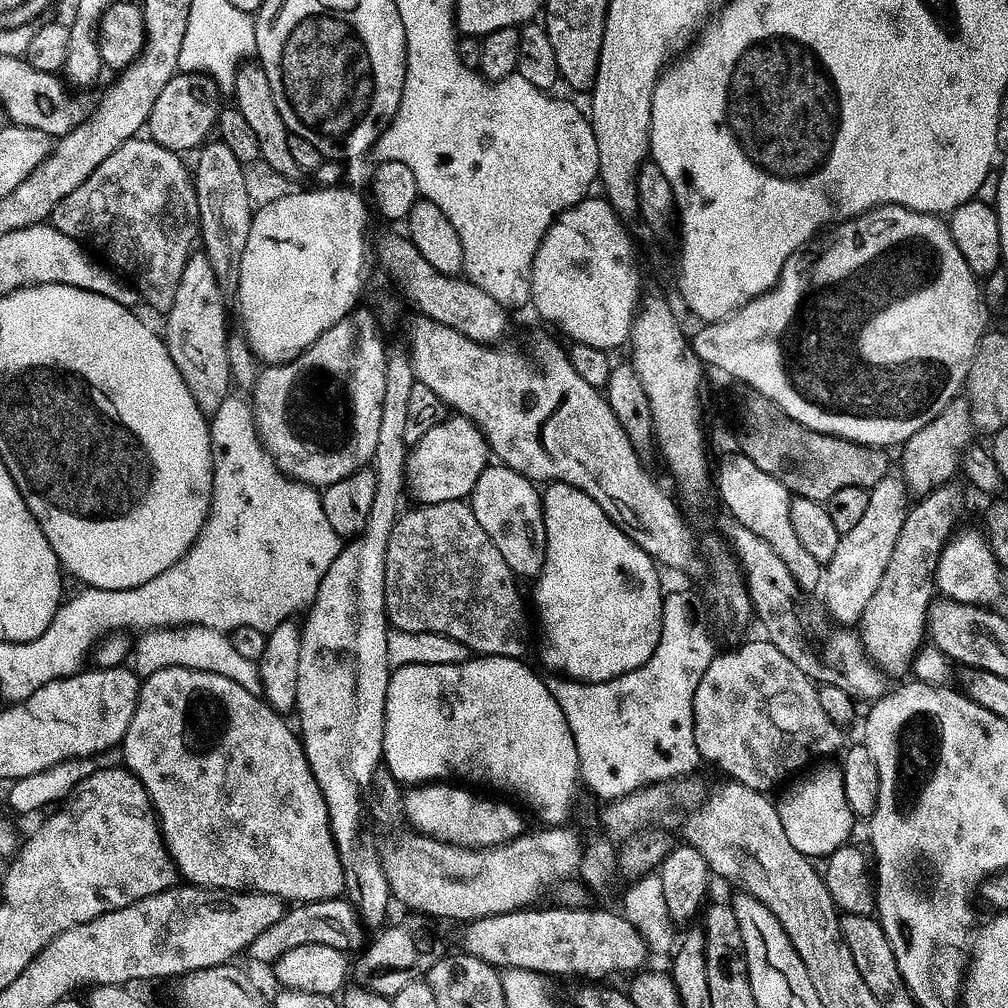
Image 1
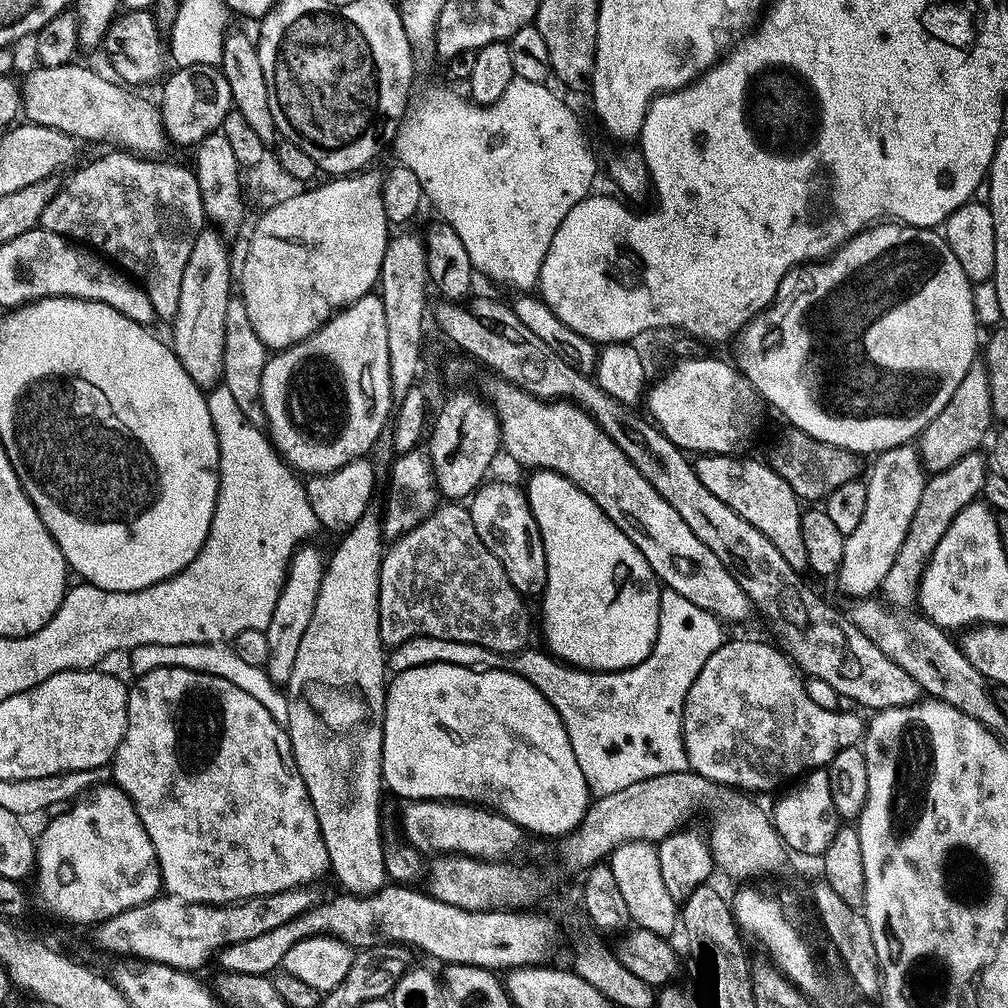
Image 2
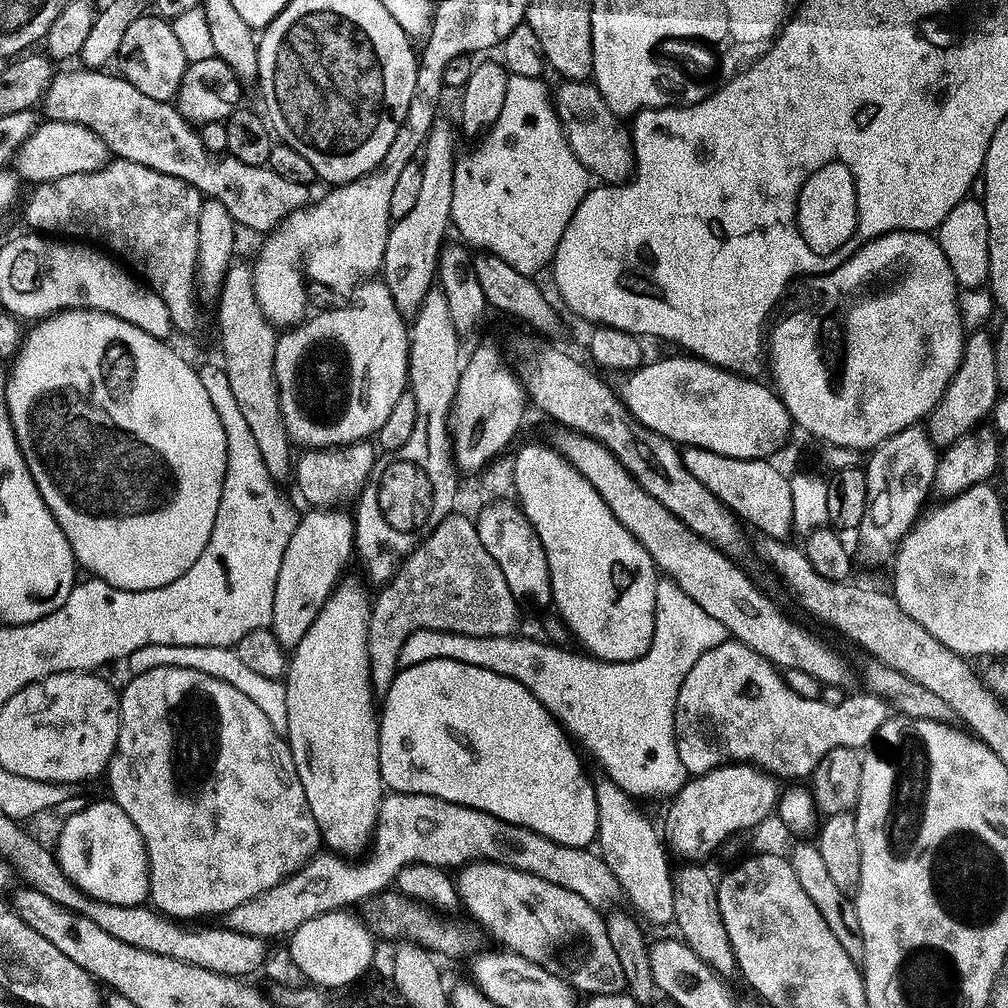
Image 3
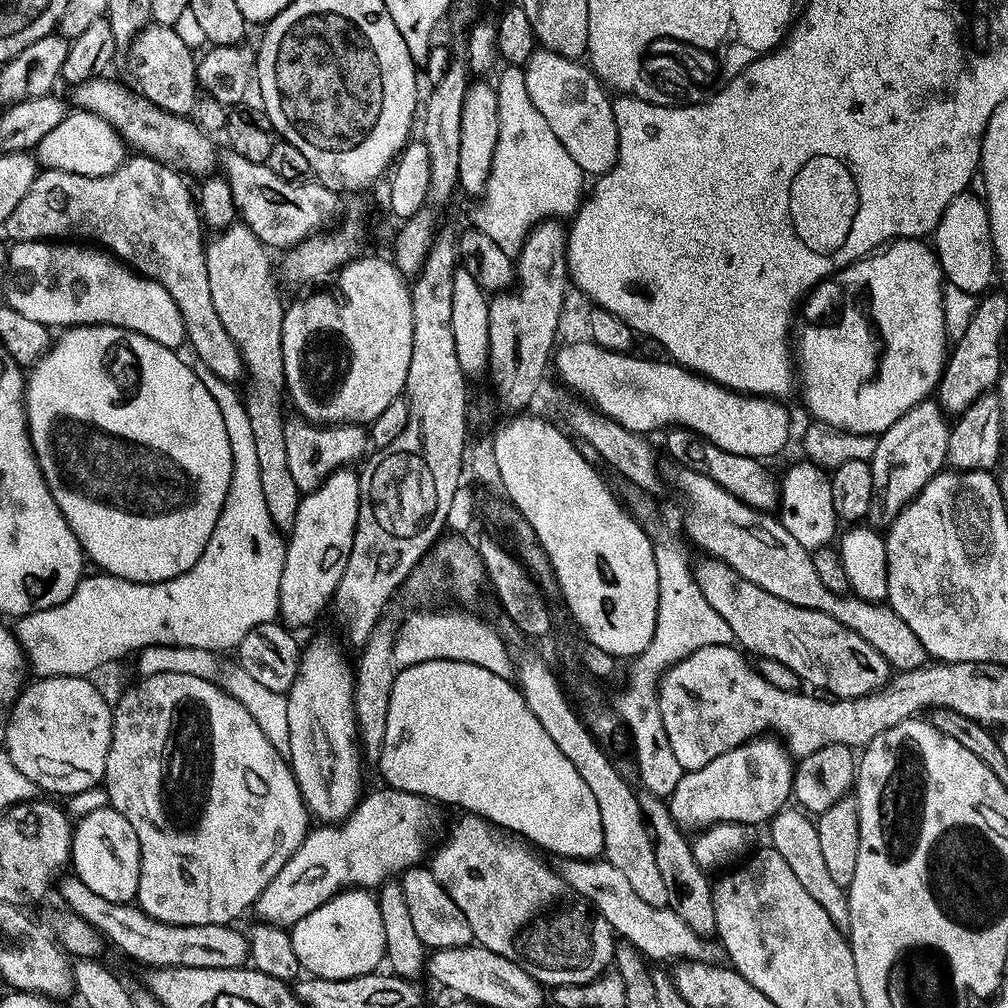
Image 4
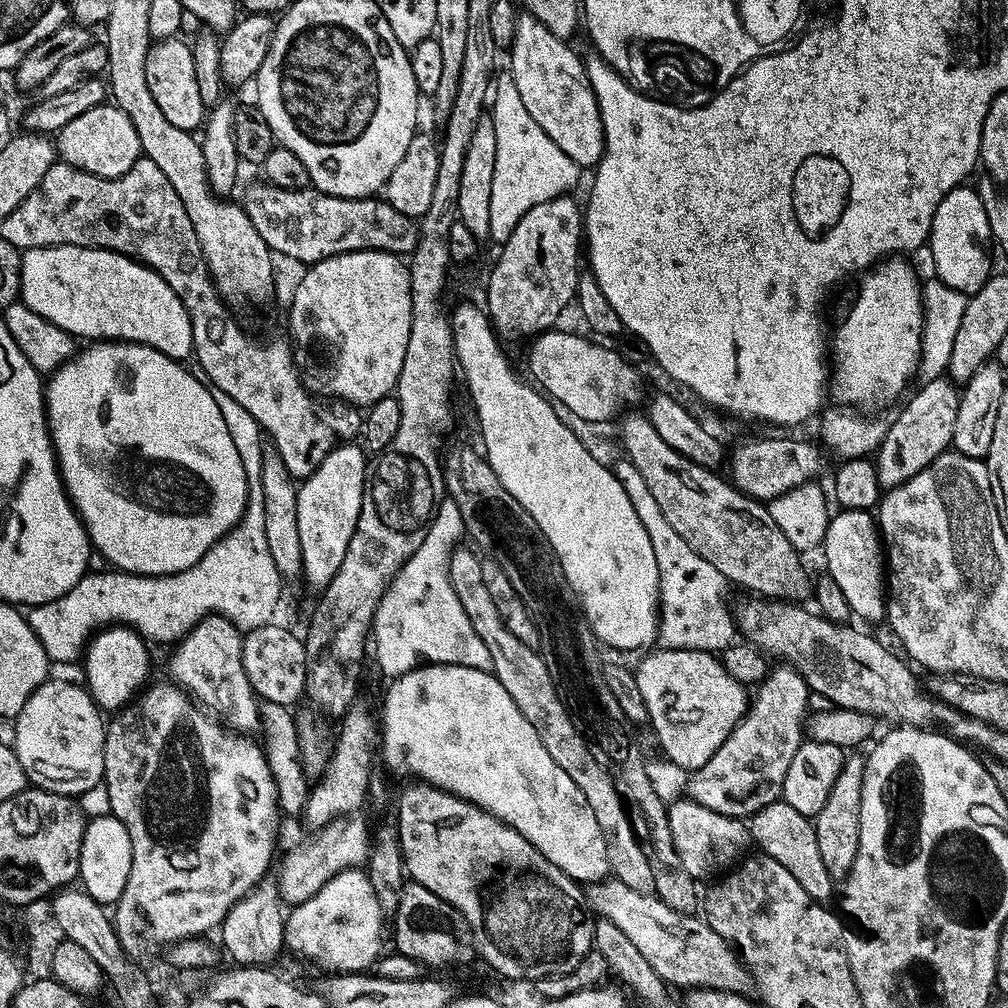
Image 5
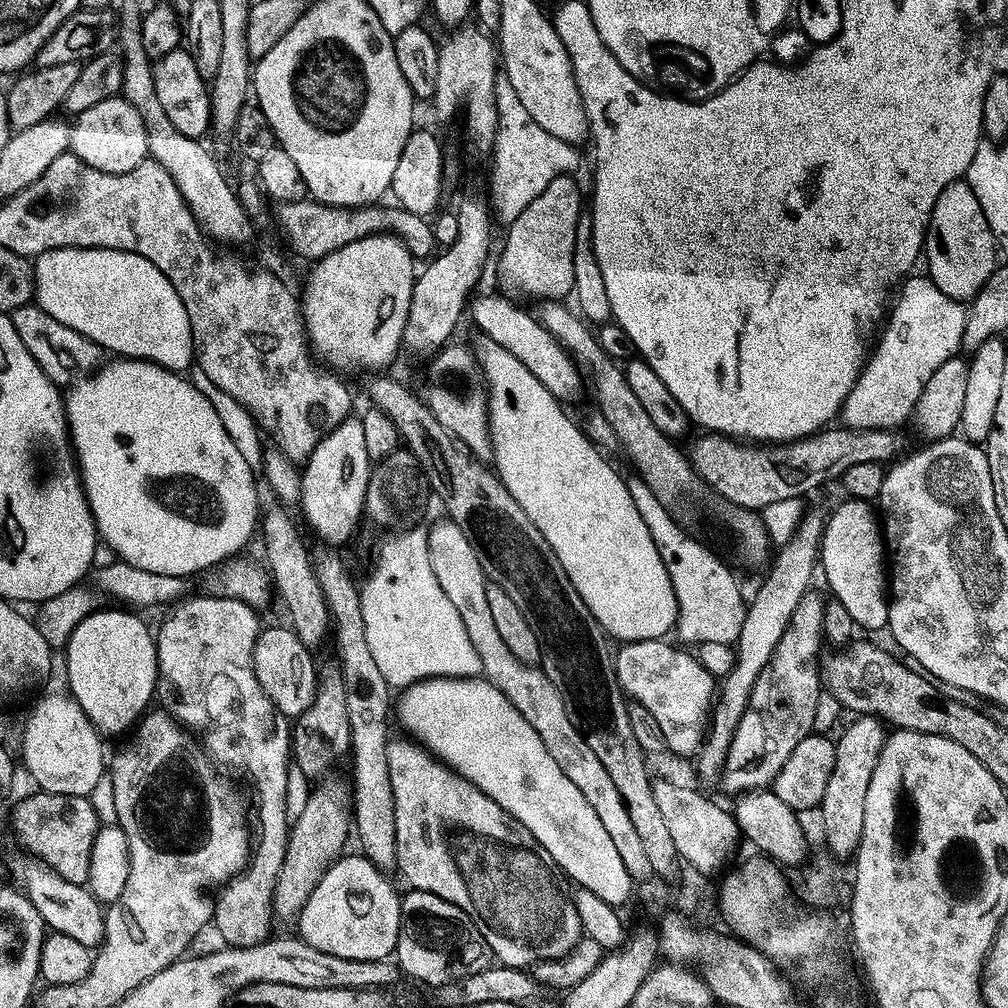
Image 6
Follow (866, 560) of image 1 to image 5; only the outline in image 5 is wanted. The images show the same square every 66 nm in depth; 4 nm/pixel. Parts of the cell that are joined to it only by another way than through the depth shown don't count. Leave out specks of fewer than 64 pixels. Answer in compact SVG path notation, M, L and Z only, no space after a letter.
M947 375L924 380L921 385L912 397L909 395L903 401L904 409L895 419L891 419L888 432L874 453L881 489L896 488L902 482L914 478L926 466L930 466L930 462L949 451L954 438L954 418L958 418L961 389Z

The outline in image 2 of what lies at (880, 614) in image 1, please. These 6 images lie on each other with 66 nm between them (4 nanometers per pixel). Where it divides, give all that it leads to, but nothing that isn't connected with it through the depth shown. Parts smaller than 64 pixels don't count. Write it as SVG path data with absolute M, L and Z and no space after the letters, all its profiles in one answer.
M977 450L968 452L954 466L941 472L931 473L927 477L922 490L922 502L918 502L918 510L914 512L914 522L910 522L910 530L906 530L906 539L902 542L902 550L898 550L898 558L894 558L894 566L886 573L882 596L891 607L897 610L908 610L917 603L918 585L924 568L932 556L934 546L942 540L942 534L950 526L950 522L970 503L981 495L983 484L990 471L989 461L985 453Z

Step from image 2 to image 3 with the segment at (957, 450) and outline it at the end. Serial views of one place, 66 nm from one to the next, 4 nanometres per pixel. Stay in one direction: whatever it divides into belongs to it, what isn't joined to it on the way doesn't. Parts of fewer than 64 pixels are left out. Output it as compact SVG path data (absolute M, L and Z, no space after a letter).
M976 330L964 341L962 362L950 378L950 382L936 408L926 420L928 435L933 444L947 446L958 442L968 432L972 432L985 423L987 416L993 415L998 397L1002 389L998 382L998 366L996 365L996 345L987 331Z

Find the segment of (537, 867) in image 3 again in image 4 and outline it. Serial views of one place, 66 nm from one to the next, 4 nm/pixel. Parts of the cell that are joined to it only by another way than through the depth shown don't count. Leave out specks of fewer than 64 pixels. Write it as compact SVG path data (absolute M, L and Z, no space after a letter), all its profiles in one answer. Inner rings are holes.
M380 786L377 792L369 791L361 799L352 815L339 826L316 826L308 833L308 837L298 846L298 850L274 874L270 886L262 890L262 894L256 899L254 905L255 919L257 921L272 924L276 928L291 930L310 910L318 910L328 900L334 899L338 893L345 890L372 890L384 883L385 880L395 877L419 865L429 851L428 827L432 824L432 816L428 813L429 801L425 797L398 790L387 786ZM593 858L590 860L561 859L558 864L560 877L579 894L583 900L587 900L593 909L612 927L613 933L623 941L632 944L641 956L649 961L672 960L703 960L707 961L708 948L705 941L678 914L674 914L671 908L665 906L658 908L650 906L650 902L638 898L638 893L630 886L630 881L618 866L614 866L609 860Z

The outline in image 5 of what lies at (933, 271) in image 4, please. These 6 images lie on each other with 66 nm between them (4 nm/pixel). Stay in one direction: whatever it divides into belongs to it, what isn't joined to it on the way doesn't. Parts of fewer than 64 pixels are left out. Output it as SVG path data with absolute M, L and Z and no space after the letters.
M885 258L875 265L871 270L865 271L859 277L860 289L856 292L856 297L852 300L852 305L844 312L844 317L836 324L836 333L831 333L830 348L836 351L836 368L830 372L830 396L832 396L837 405L851 406L856 410L876 410L872 408L884 408L887 404L892 404L896 399L899 401L905 395L904 387L912 380L912 375L917 375L920 367L920 347L922 346L922 338L924 337L924 293L922 291L921 277L916 277L916 272L907 264L904 258Z

